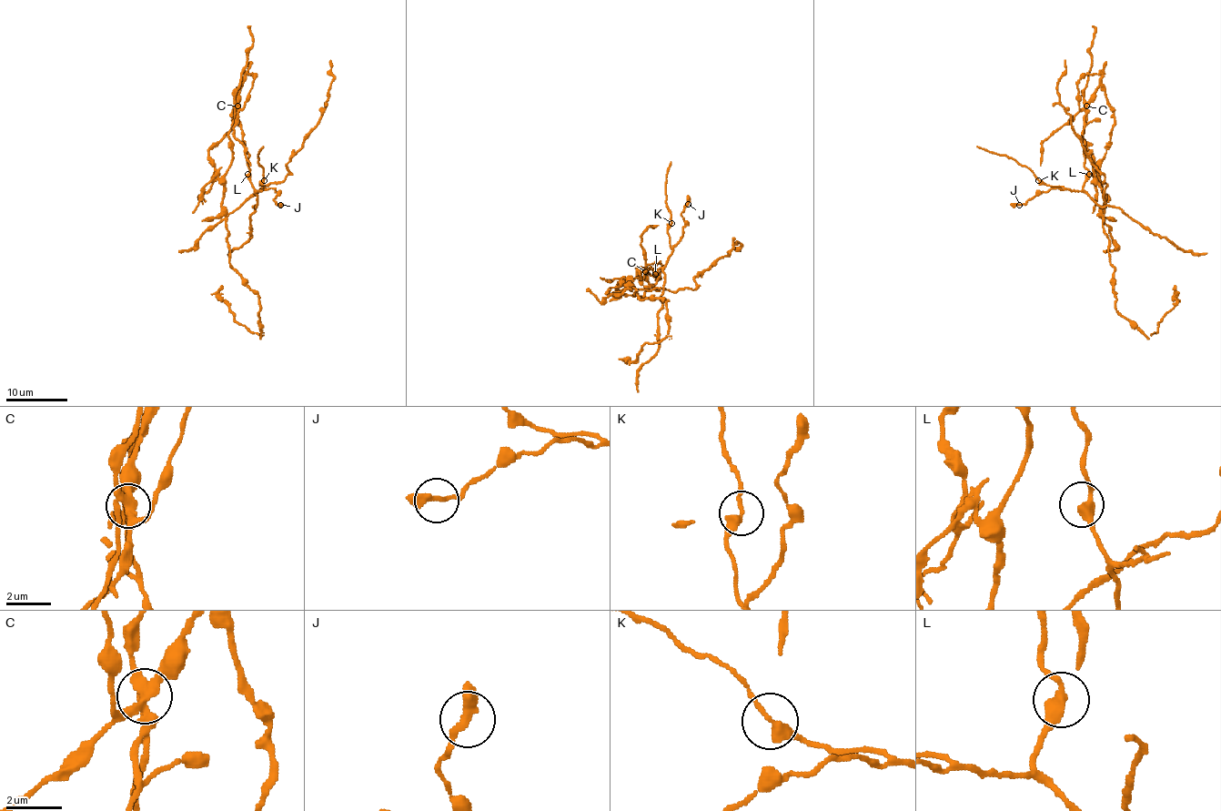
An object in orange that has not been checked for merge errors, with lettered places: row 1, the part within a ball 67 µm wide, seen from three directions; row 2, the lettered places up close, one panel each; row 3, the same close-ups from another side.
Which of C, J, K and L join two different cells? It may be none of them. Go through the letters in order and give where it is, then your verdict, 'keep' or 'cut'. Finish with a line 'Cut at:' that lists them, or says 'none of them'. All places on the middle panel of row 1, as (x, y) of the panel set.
C: at (645, 271); cut
J: at (688, 204); keep
K: at (671, 223); cut
L: at (655, 274); keep
Cut at: C, K

